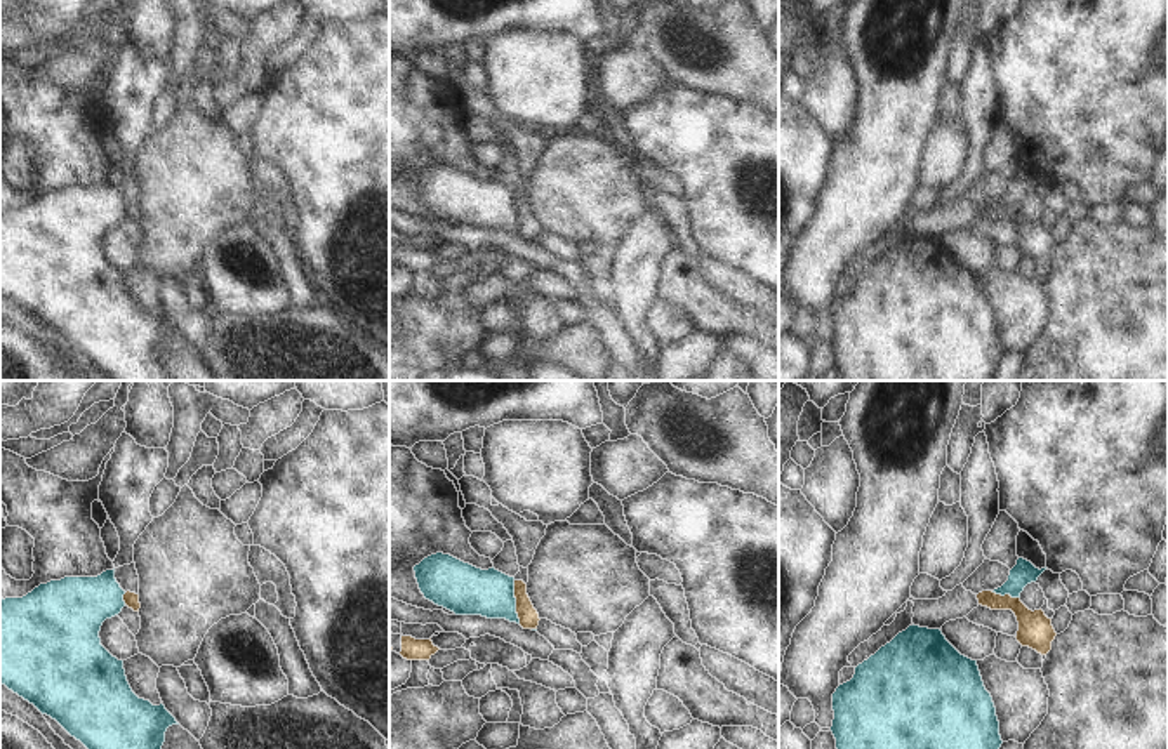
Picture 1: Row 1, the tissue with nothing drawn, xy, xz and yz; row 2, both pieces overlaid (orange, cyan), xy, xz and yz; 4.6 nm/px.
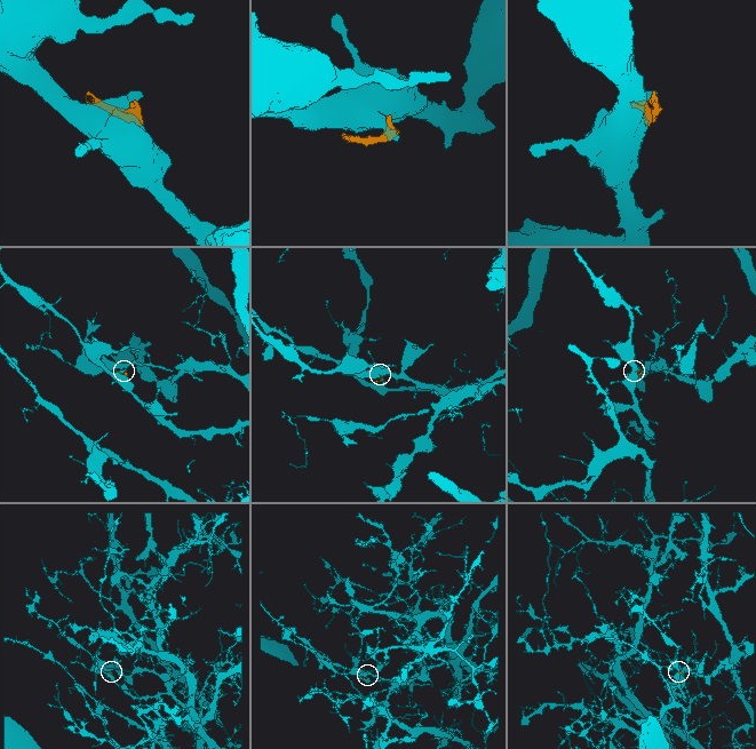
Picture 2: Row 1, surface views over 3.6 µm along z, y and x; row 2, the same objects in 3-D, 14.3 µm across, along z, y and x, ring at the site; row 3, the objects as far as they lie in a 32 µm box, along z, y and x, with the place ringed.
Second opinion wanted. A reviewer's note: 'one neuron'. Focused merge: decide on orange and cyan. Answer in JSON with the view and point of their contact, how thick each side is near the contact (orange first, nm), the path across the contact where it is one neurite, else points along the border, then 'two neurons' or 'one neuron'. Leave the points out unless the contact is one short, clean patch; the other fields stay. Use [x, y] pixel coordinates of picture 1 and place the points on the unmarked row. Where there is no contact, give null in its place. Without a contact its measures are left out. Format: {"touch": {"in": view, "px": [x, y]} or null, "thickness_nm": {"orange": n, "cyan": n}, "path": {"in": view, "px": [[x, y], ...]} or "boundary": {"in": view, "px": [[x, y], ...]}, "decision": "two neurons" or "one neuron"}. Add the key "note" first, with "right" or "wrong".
{"note": "wrong", "touch": {"in": "xz", "px": [517, 212]}, "thickness_nm": {"orange": 100, "cyan": 240}, "boundary": {"in": "xz", "px": [[513, 192], [515, 223], [520, 233]]}, "decision": "two neurons"}

